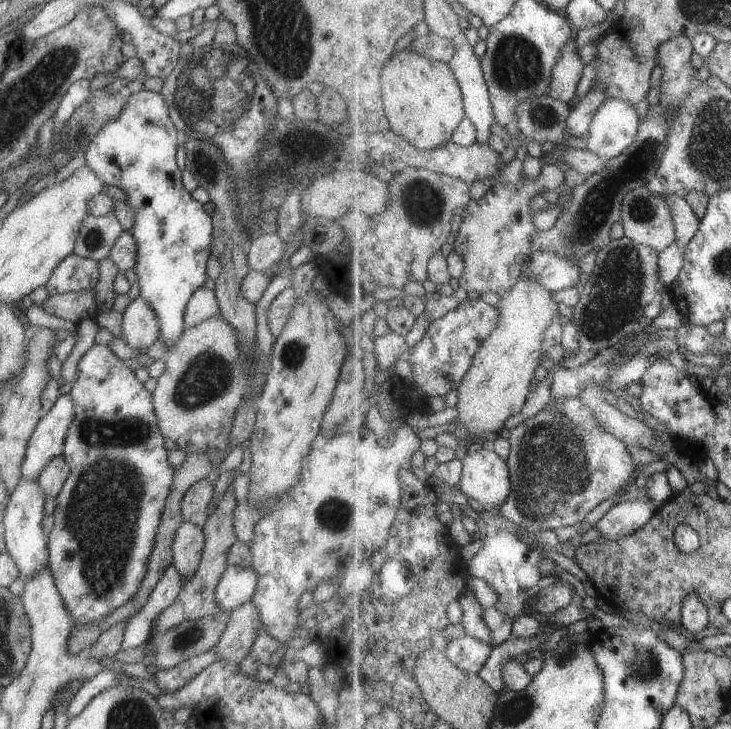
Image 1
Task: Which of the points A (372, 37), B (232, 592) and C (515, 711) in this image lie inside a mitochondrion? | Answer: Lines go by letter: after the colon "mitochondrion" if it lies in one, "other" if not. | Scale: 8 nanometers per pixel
A: other
B: other
C: mitochondrion

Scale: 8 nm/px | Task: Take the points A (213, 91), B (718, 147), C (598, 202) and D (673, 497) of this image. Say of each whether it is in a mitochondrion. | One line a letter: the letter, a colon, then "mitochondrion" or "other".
A: mitochondrion
B: mitochondrion
C: mitochondrion
D: other

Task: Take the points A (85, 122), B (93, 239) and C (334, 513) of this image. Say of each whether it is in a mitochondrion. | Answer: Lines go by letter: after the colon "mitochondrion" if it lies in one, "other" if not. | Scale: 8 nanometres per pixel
A: mitochondrion
B: mitochondrion
C: mitochondrion

